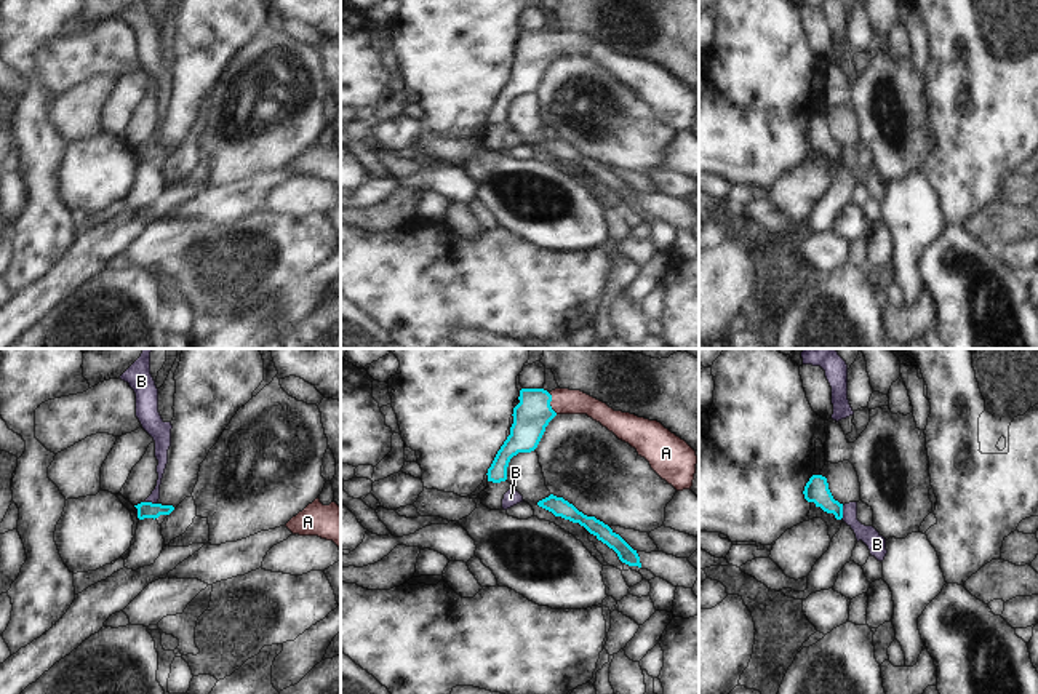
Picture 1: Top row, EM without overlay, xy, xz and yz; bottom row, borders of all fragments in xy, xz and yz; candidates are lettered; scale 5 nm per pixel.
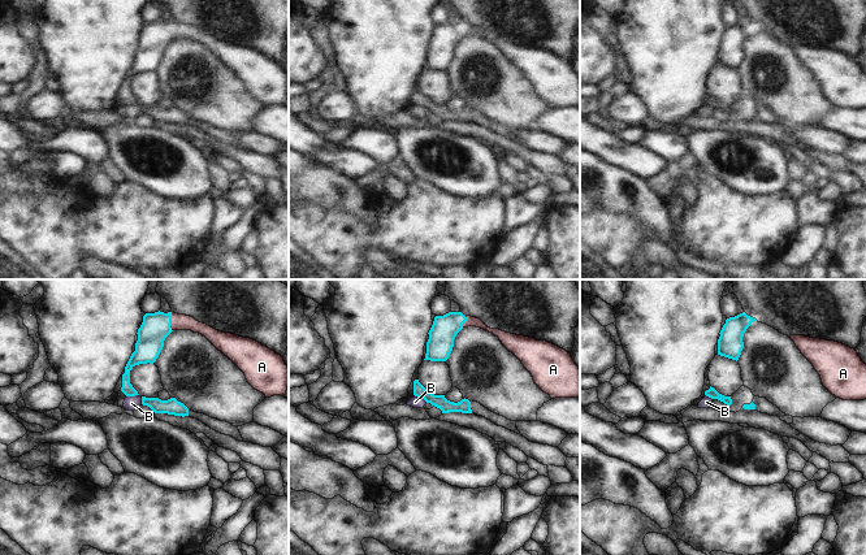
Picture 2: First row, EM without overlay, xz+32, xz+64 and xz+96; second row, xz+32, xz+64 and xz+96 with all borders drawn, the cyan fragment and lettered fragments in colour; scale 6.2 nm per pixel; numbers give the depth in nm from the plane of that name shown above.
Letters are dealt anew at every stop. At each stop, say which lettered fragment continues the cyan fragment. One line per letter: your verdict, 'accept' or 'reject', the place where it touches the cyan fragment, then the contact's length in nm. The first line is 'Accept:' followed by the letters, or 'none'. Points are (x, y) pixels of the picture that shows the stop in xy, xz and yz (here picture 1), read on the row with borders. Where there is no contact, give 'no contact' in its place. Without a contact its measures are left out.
Accept: A
A: accept | xz (549, 403) | 120 nm
B: reject | yz (842, 512) | 70 nm

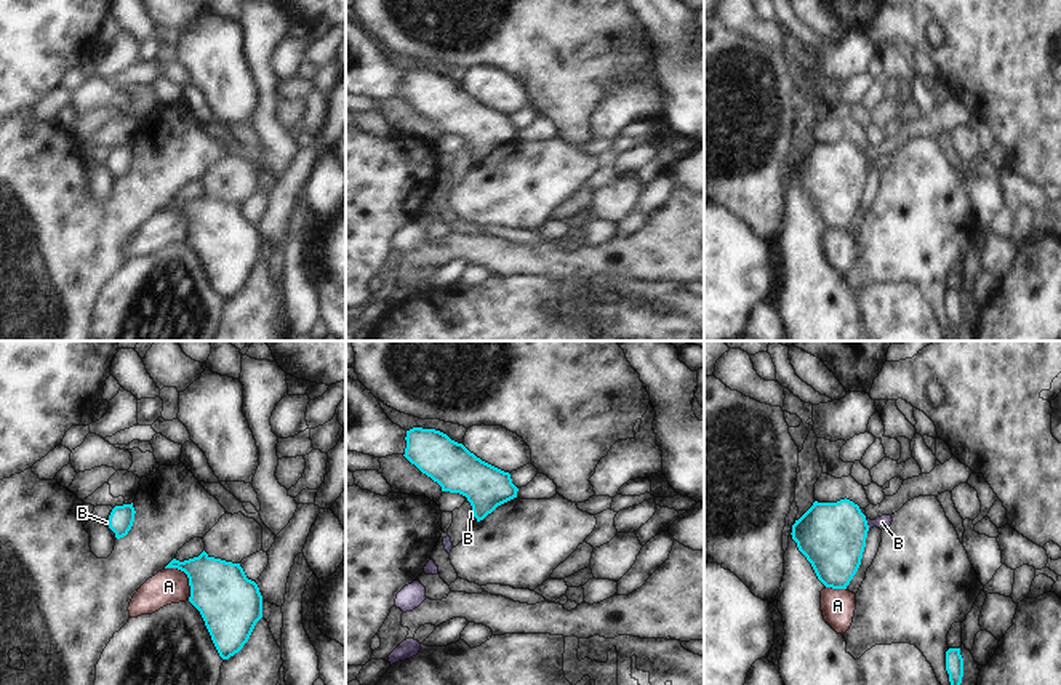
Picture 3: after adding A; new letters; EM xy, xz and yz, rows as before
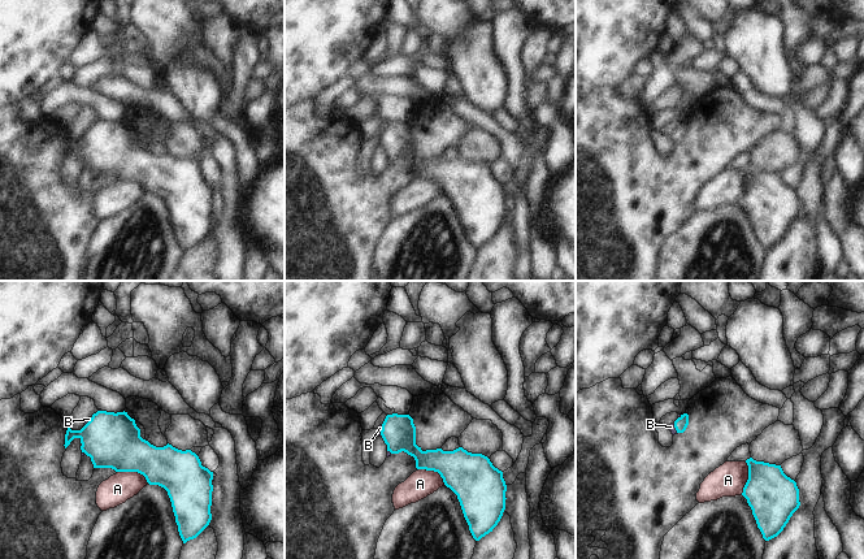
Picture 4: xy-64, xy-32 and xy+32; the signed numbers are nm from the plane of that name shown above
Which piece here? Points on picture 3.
Accept: B
A: reject | xy (188, 576) | 200 nm
B: accept | yz (866, 520) | 140 nm

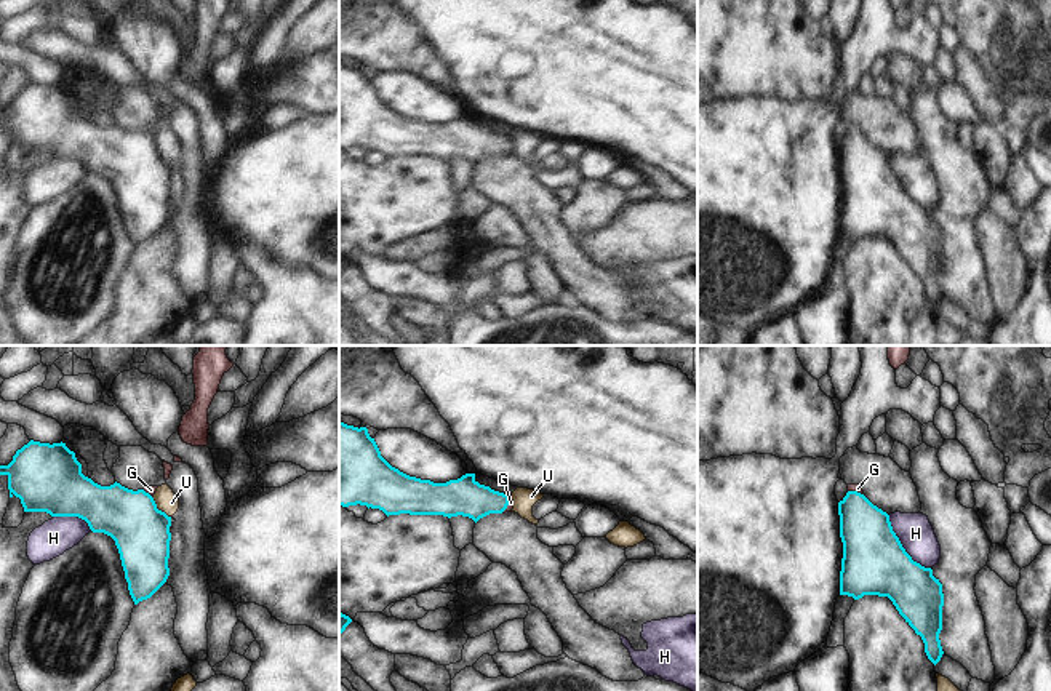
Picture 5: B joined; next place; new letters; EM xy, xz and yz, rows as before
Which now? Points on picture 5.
Accept: G
G: accept | xz (507, 504) | 100 nm
H: reject | yz (901, 546) | 340 nm
U: reject | xy (157, 509) | 140 nm

